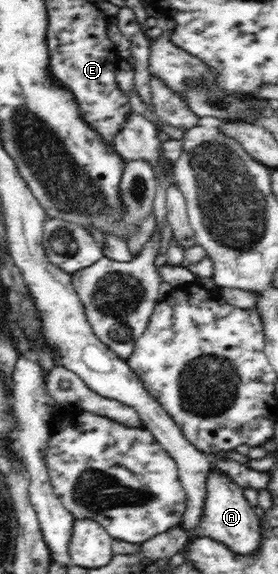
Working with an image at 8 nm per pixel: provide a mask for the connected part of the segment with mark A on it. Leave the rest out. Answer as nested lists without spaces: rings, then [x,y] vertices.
[[[212,467],[206,475],[203,513],[198,528],[188,531],[189,540],[206,537],[221,542],[238,554],[252,554],[259,549],[262,536],[261,519],[254,513],[252,506],[244,496],[243,488],[223,470]]]

